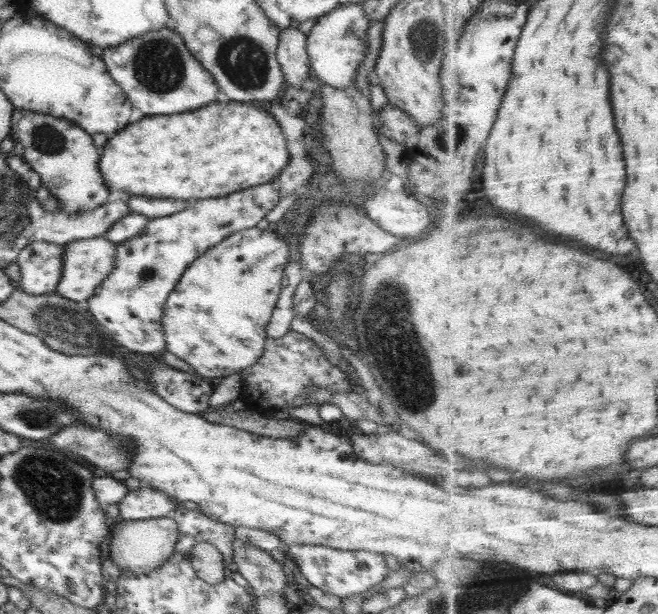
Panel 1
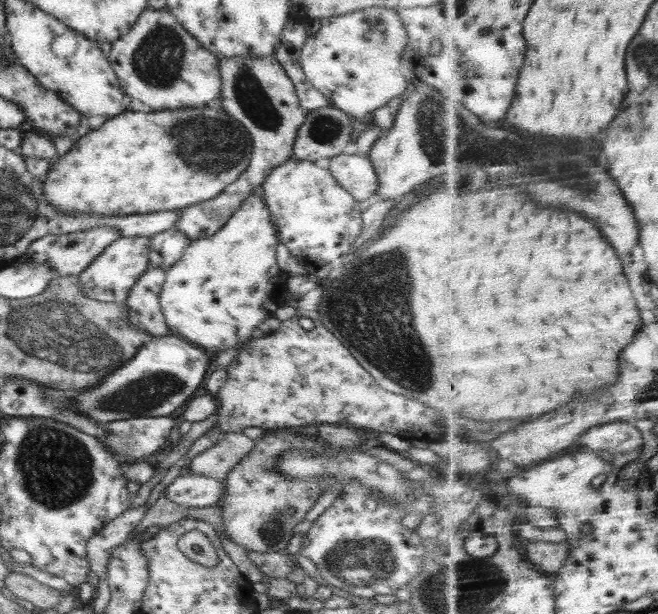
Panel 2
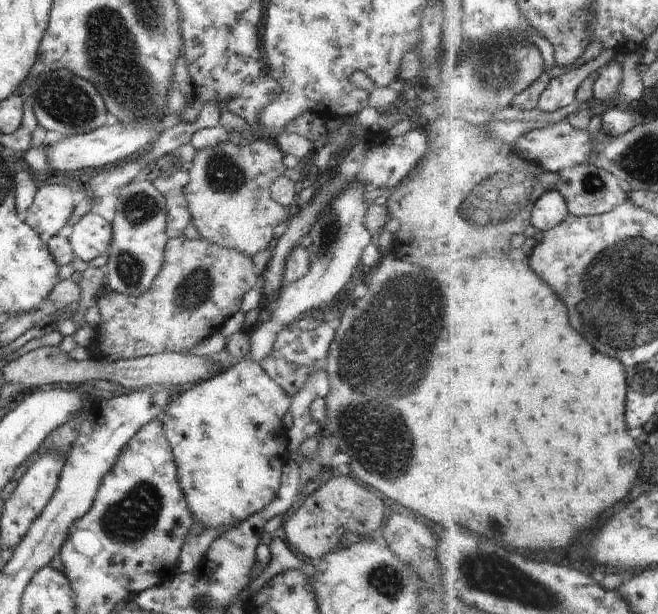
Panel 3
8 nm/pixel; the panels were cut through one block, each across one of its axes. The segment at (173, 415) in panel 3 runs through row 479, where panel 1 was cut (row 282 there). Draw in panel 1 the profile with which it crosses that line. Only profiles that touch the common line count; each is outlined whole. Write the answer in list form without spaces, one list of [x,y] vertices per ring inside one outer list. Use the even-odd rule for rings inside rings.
[[[256,226],[228,235],[216,243],[216,246],[197,256],[184,270],[182,278],[166,300],[161,320],[166,350],[191,365],[195,375],[206,379],[222,379],[246,371],[264,352],[266,325],[279,299],[284,266],[289,255],[290,248],[286,237]]]

